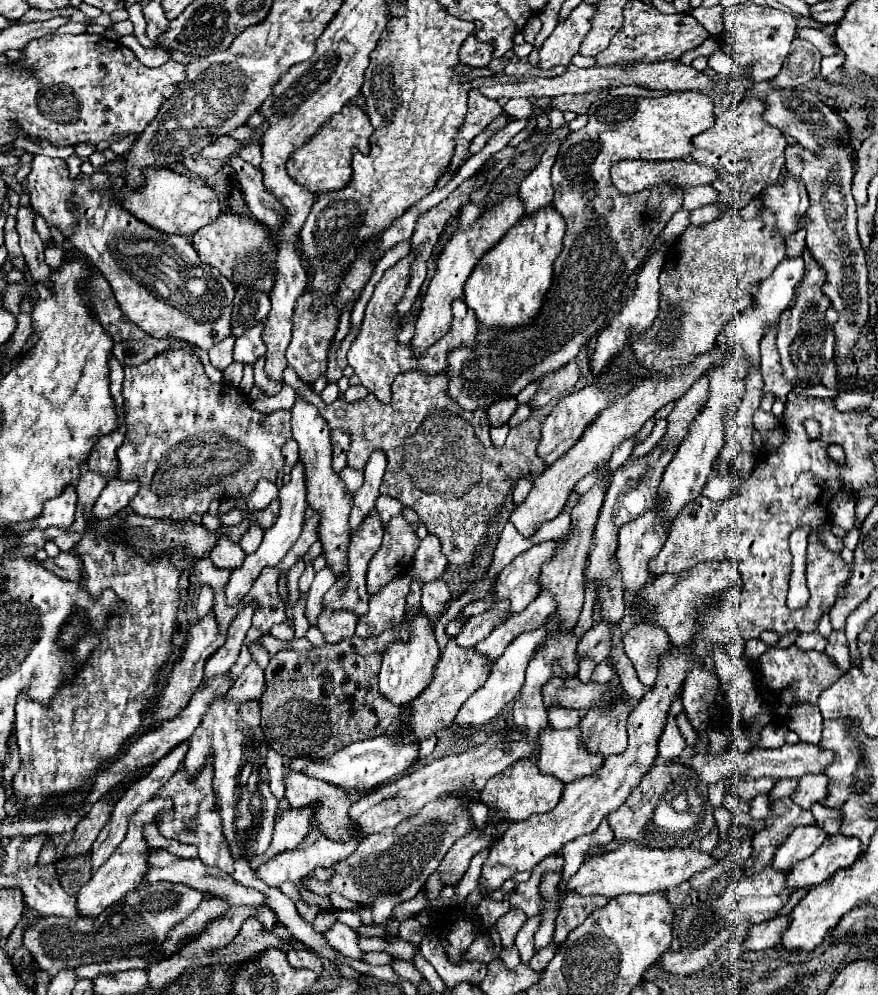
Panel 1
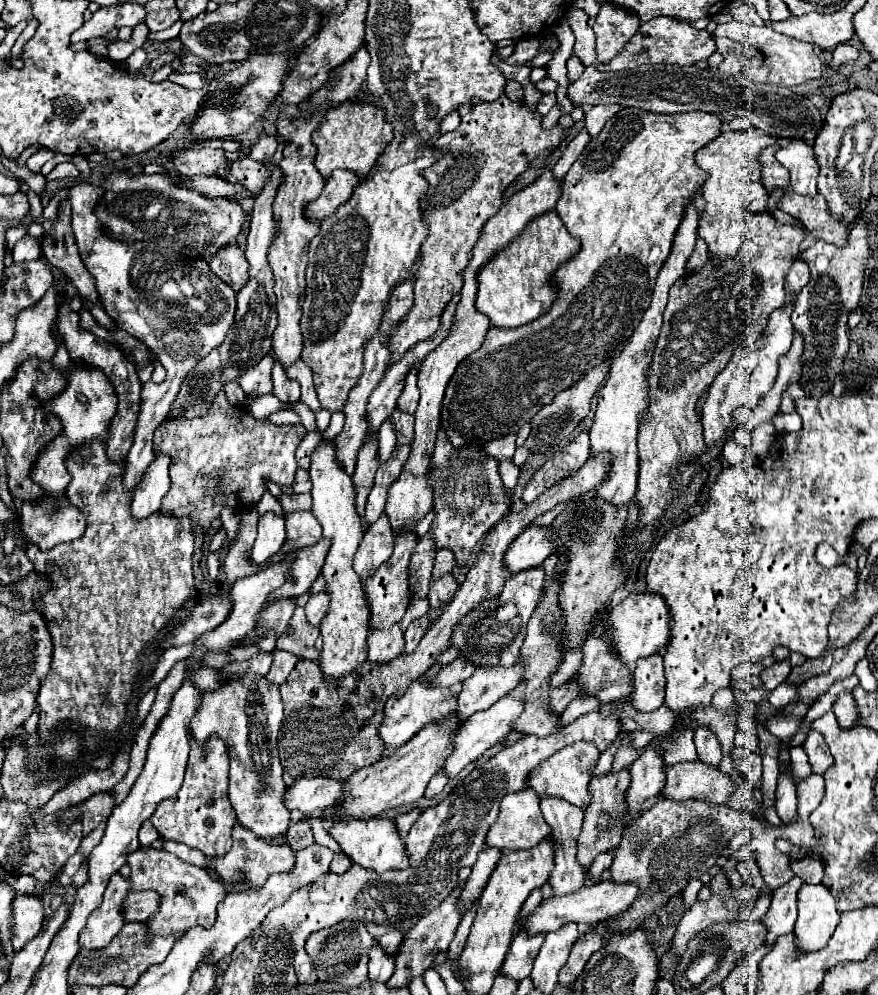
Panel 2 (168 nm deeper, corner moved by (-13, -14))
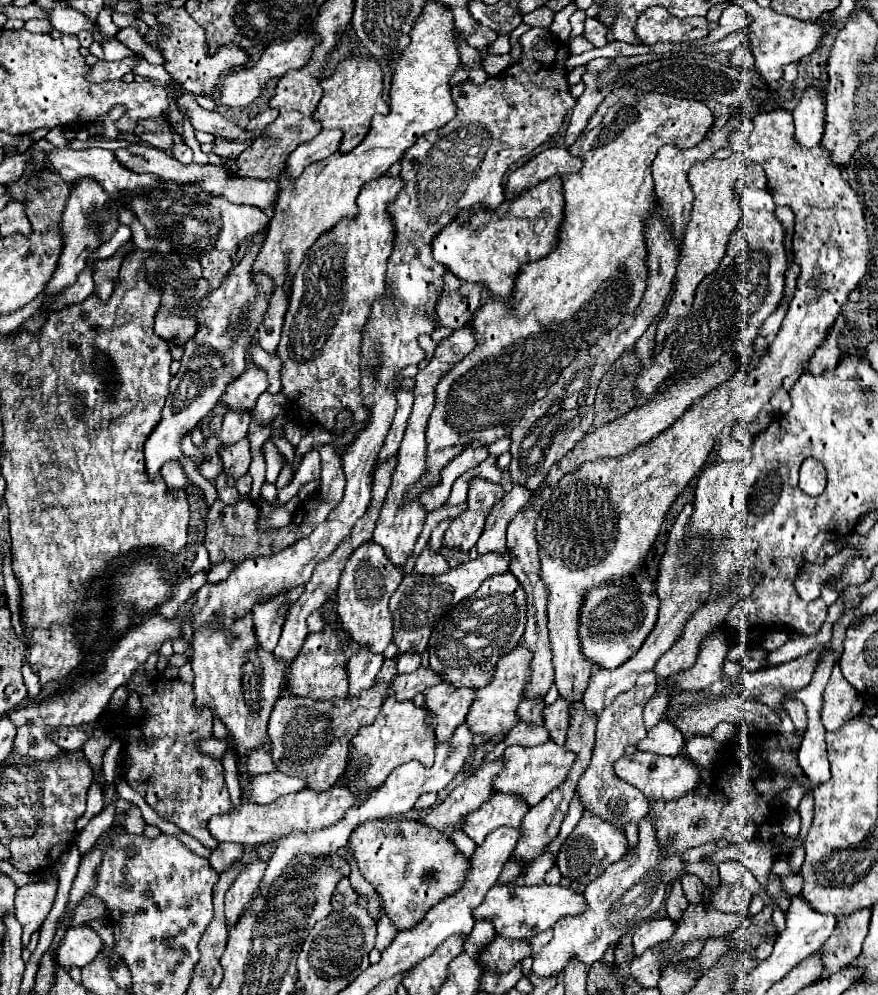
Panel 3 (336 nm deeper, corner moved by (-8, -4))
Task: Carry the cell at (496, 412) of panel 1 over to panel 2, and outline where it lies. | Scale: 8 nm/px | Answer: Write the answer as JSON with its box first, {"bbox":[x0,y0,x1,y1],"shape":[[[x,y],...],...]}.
{"bbox":[485,434,517,460],"shape":[[[509,434],[509,436],[503,436],[503,438],[497,438],[493,442],[489,442],[485,446],[485,450],[495,456],[497,460],[503,460],[503,458],[513,458],[515,450],[517,450],[517,434]]]}

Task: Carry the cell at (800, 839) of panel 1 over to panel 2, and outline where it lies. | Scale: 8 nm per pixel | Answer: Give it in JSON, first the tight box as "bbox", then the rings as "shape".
{"bbox":[763,876,805,942],"shape":[[[793,876],[787,884],[779,886],[773,892],[771,908],[763,918],[763,924],[767,924],[767,942],[775,942],[781,934],[793,932],[793,924],[797,918],[797,890],[805,882],[799,876]]]}

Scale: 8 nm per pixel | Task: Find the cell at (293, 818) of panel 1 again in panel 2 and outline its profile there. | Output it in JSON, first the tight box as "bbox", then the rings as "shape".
{"bbox":[163,820,295,886],"shape":[[[237,820],[233,826],[233,848],[223,858],[209,860],[199,850],[193,850],[189,846],[185,846],[181,842],[173,842],[173,840],[165,840],[163,848],[171,854],[177,854],[177,858],[181,858],[189,864],[195,864],[201,868],[209,866],[209,868],[217,870],[225,882],[251,882],[251,884],[263,886],[271,874],[283,874],[283,872],[293,870],[293,866],[295,866],[295,850],[287,842],[267,844],[267,840],[261,840],[255,834],[249,834],[245,828],[241,828],[241,824]]]}

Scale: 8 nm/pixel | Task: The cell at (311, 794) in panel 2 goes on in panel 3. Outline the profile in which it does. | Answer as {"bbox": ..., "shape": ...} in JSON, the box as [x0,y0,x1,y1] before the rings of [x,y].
{"bbox":[242,772,304,804],"shape":[[[270,772],[270,774],[260,774],[252,778],[244,786],[242,796],[250,804],[270,804],[272,800],[278,800],[280,796],[296,794],[300,790],[304,790],[304,782],[300,778],[280,774],[280,772]]]}

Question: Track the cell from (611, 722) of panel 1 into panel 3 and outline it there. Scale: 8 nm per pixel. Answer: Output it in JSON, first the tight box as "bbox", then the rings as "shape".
{"bbox":[556,812,628,886],"shape":[[[584,812],[578,826],[574,828],[574,832],[564,842],[564,846],[558,854],[556,866],[560,868],[560,874],[564,878],[586,886],[592,880],[596,880],[610,864],[624,858],[626,844],[628,844],[626,836],[618,828],[614,828],[614,824],[604,824],[602,820],[596,820],[594,816],[588,816],[588,812]]]}

